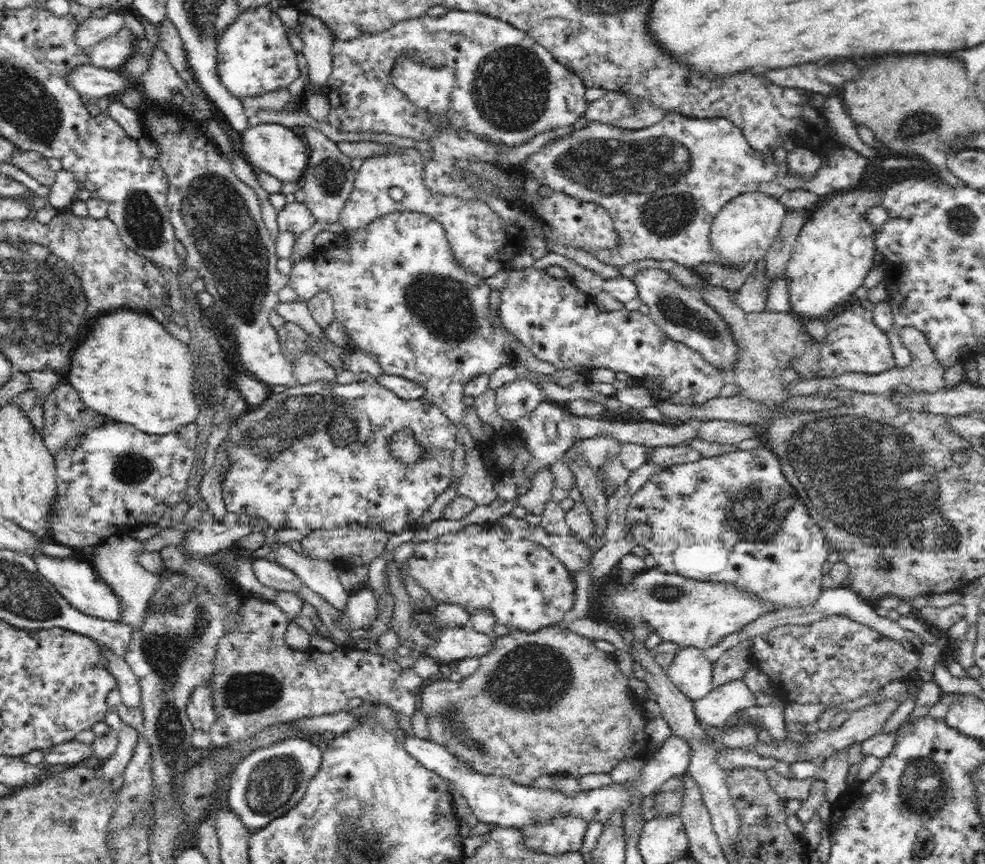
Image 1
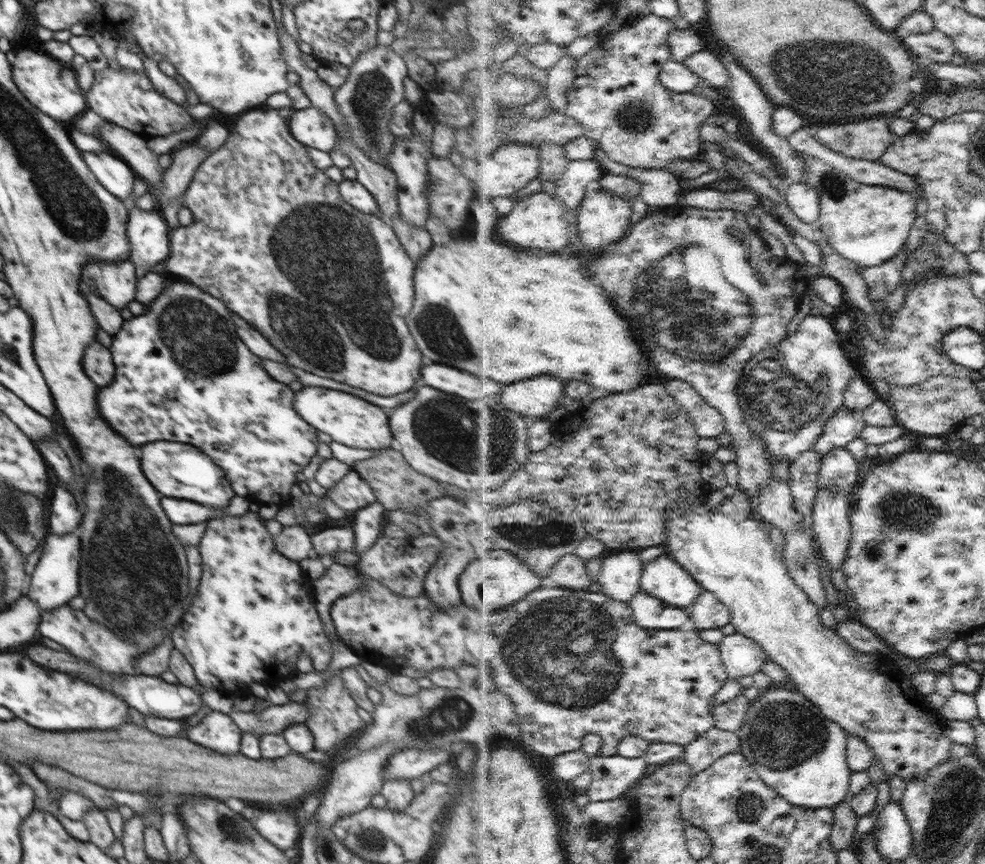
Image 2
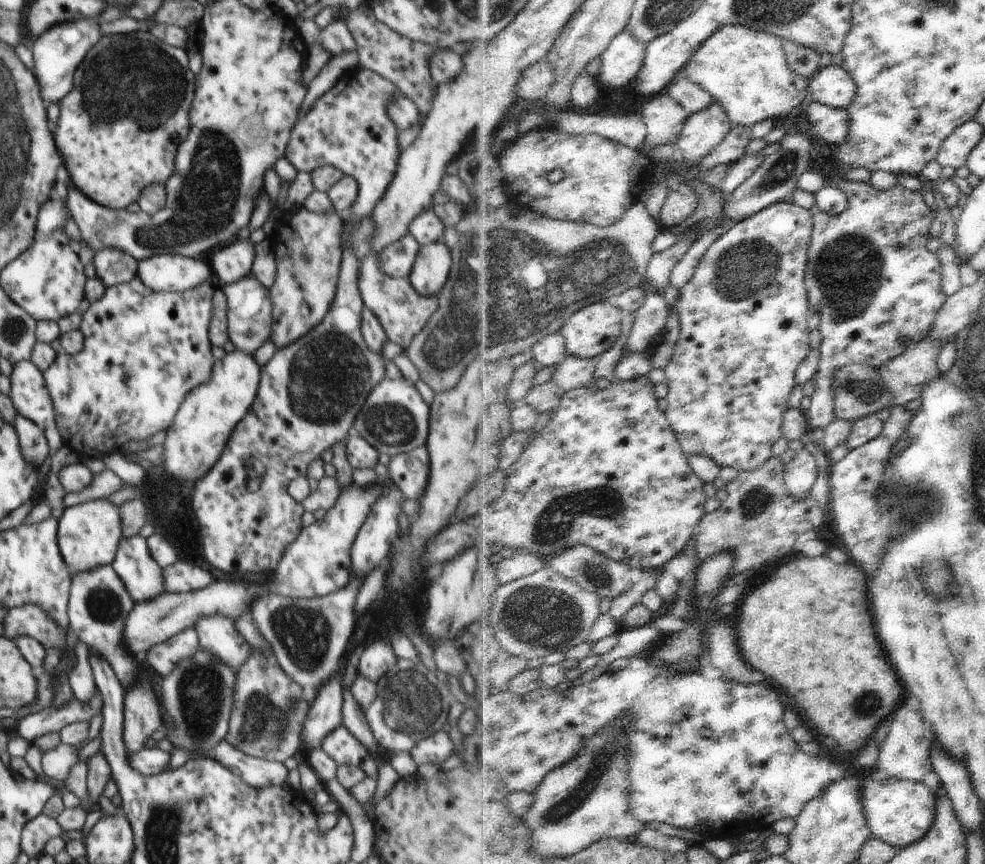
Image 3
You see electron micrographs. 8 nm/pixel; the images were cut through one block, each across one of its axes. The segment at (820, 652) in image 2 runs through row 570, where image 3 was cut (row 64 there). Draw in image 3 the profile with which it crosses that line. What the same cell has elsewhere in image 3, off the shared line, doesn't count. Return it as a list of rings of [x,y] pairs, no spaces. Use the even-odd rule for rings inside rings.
[[[730,24],[714,34],[698,54],[682,68],[679,79],[700,84],[728,112],[733,123],[750,128],[764,120],[784,120],[810,94],[811,79],[802,76],[789,64],[786,40],[773,33]]]

